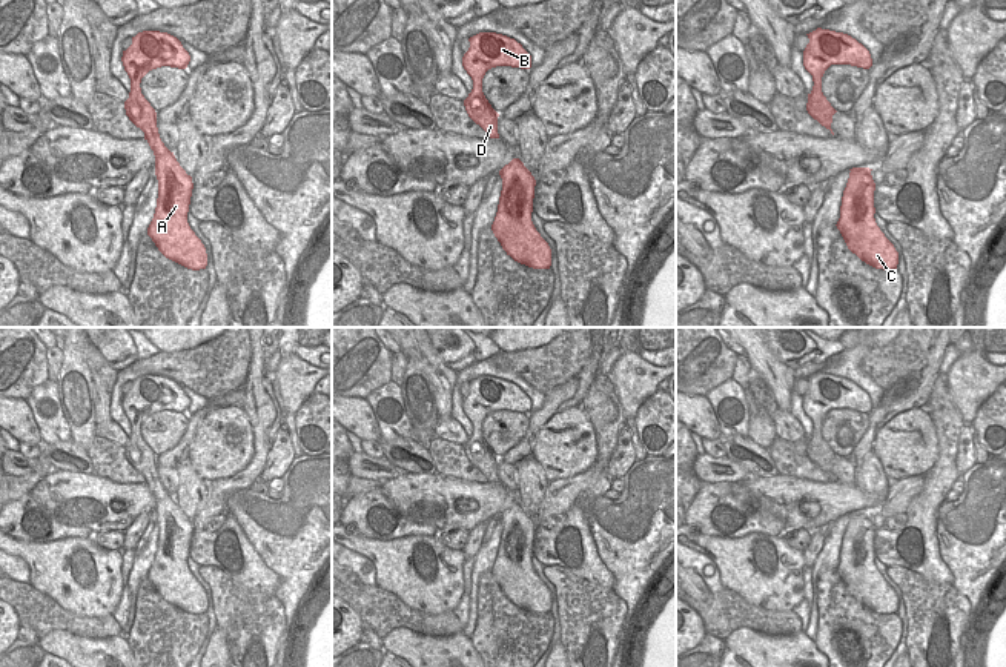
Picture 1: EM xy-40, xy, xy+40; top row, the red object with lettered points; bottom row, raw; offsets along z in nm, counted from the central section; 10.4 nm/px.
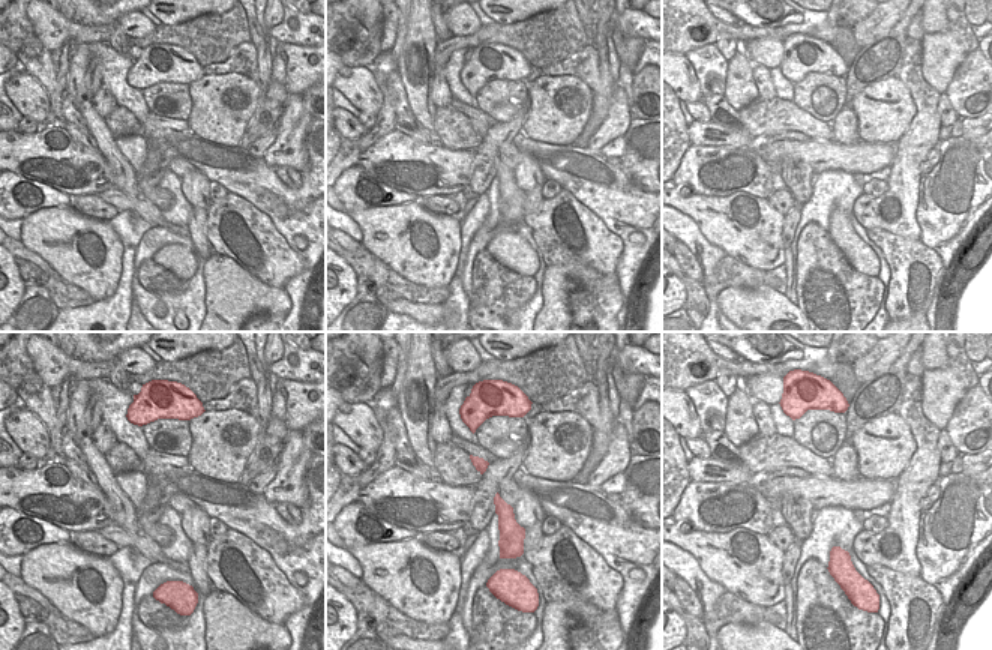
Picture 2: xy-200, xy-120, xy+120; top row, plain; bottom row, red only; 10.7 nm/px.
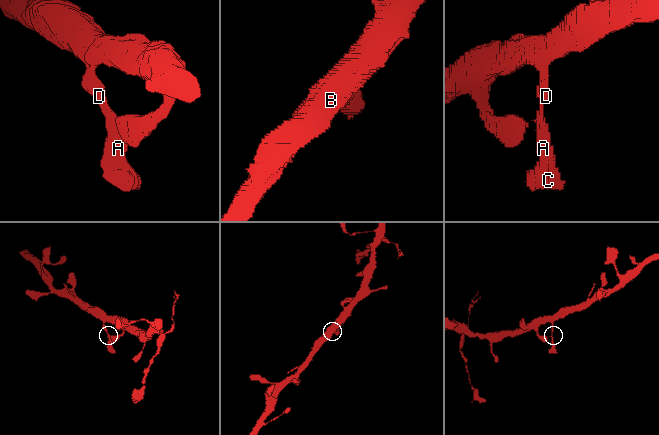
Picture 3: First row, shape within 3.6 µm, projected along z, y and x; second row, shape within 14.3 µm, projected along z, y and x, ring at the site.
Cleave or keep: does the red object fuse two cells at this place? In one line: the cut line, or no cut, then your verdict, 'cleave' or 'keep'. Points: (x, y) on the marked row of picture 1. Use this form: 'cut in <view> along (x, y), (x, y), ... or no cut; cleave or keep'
no cut; keep

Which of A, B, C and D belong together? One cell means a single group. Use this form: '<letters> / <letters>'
A B C D

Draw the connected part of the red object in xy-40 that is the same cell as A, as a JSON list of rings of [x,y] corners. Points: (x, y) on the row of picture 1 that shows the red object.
[[[143,31],[132,37],[132,45],[123,51],[121,61],[131,78],[129,98],[124,101],[126,115],[144,132],[144,140],[155,155],[158,198],[147,235],[166,258],[192,270],[206,269],[206,247],[187,223],[192,177],[161,141],[157,112],[140,88],[141,78],[149,71],[161,66],[186,69],[190,55],[177,37],[160,31]]]

